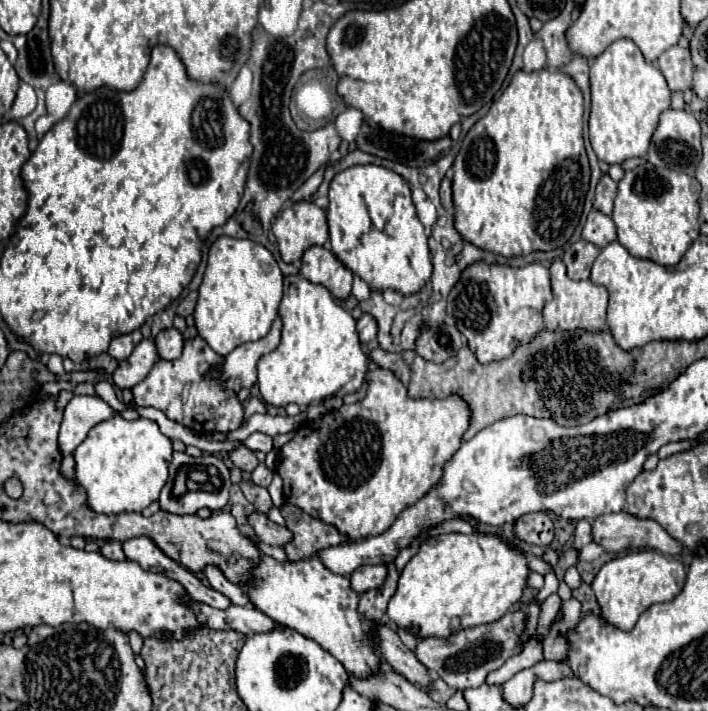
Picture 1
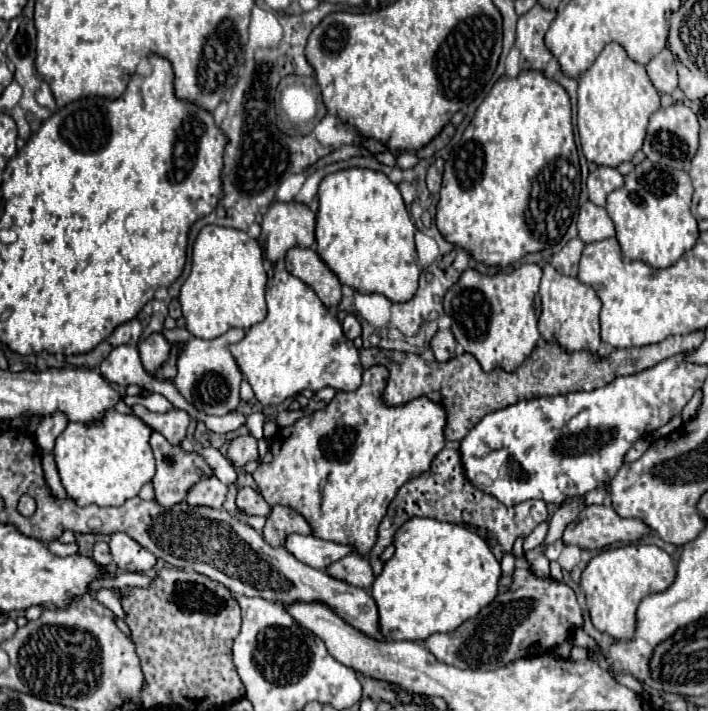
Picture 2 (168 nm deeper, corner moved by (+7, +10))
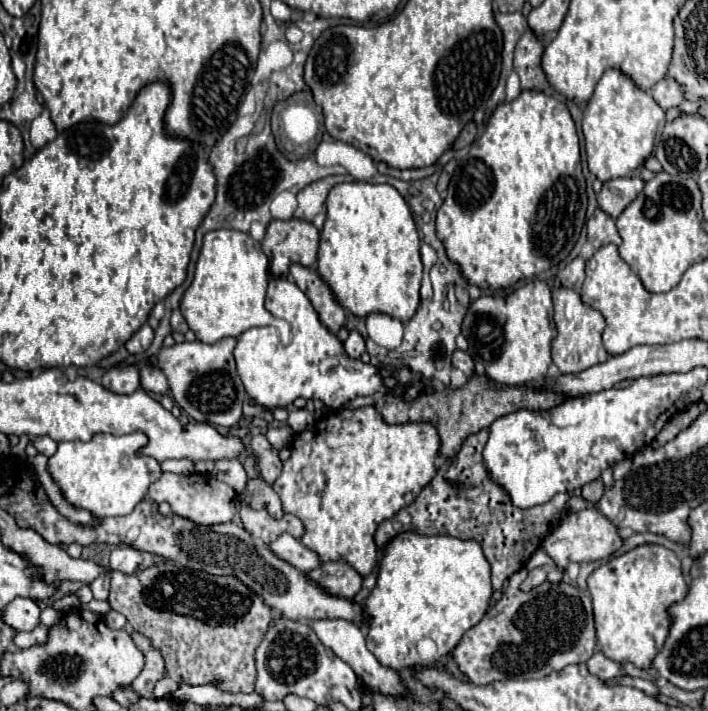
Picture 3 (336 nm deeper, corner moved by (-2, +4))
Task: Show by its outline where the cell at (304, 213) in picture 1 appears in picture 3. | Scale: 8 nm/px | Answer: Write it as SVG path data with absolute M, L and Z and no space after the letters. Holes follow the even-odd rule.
M271 220L267 234L261 242L263 252L269 258L273 276L289 276L289 266L299 262L313 266L319 248L319 230L305 220Z

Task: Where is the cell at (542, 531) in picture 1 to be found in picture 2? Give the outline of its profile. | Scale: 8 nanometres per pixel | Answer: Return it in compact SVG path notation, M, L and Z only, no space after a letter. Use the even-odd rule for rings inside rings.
M444 448L438 452L438 458L434 458L430 470L406 482L406 486L402 486L394 496L394 502L390 502L386 518L378 526L378 540L368 554L376 576L382 572L382 562L378 556L384 552L388 544L392 544L396 530L414 516L428 516L444 522L486 528L496 538L496 544L488 544L488 546L490 550L494 550L494 556L502 560L502 554L512 550L512 544L516 538L528 536L540 522L548 520L548 508L546 508L546 502L542 500L528 500L528 502L522 502L518 508L508 508L496 498L490 498L490 494L470 486L470 480L466 478L466 474L462 474L462 460L458 458L458 448Z

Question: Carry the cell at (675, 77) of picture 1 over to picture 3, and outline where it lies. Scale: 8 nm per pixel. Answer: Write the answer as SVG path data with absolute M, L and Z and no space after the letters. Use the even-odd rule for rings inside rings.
M663 78L659 80L651 90L651 96L655 98L655 102L667 110L673 106L679 106L683 102L683 88L673 80L673 78Z

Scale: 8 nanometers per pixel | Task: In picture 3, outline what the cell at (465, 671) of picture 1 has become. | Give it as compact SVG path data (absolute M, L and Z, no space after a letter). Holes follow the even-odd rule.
M525 568L515 572L509 578L509 588L503 598L475 628L467 630L461 642L451 650L457 668L475 684L547 676L569 664L587 662L595 652L597 638L591 596L565 582L543 582L541 586L523 592L521 582L525 578Z

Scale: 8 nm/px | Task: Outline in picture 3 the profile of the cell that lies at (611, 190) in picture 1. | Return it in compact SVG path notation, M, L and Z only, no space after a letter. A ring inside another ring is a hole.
M631 176L631 178L615 178L615 180L607 180L603 182L601 192L597 194L597 202L599 208L603 212L607 212L611 218L617 218L623 208L635 200L635 196L643 190L643 180L639 176Z

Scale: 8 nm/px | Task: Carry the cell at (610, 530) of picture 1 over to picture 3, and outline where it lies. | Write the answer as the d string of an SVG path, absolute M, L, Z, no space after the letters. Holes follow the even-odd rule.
M585 508L577 514L567 514L561 524L543 540L543 550L555 560L559 568L567 568L569 562L591 562L609 558L613 552L617 552L623 546L623 538L619 536L615 524L605 518L597 508Z

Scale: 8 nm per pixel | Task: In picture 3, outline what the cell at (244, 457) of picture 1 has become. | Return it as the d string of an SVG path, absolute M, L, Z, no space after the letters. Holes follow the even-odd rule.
M253 436L251 438L251 444L249 444L253 456L255 456L255 462L259 466L259 474L265 482L273 484L275 478L279 476L281 472L281 460L277 456L277 452L273 450L273 446L269 444L269 440L265 436Z

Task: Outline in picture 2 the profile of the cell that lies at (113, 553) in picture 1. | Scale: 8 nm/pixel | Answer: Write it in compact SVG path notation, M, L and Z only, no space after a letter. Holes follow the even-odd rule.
M98 542L98 544L94 546L94 556L92 556L92 560L94 560L98 566L102 566L102 568L110 566L112 558L110 558L110 550L108 550L108 544L104 544L104 542Z

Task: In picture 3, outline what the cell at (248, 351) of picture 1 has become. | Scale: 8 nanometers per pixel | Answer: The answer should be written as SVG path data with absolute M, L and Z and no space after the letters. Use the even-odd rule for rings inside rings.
M223 338L217 344L203 344L199 340L181 342L171 348L161 348L159 354L151 358L151 362L165 372L175 402L193 420L231 428L243 416L243 402L247 398L247 392L237 374L233 358L235 344L235 338Z

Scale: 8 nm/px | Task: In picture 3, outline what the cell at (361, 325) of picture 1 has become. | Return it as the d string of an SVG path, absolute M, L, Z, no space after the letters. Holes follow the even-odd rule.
M351 332L349 338L345 340L345 352L351 356L351 358L359 358L363 352L365 352L365 340L359 332Z

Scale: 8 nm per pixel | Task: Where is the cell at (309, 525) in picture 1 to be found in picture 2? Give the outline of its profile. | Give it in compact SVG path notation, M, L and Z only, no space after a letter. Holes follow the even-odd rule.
M274 506L272 512L266 516L266 524L262 530L264 540L270 546L282 546L284 538L294 532L310 534L312 528L296 510L288 508L288 506Z

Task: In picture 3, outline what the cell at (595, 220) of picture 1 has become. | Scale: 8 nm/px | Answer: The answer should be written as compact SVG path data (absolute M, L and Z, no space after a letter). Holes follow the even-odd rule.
M601 208L595 210L595 214L587 220L587 234L589 234L589 242L595 248L603 248L607 244L621 244L621 236L615 228L615 220L611 216L607 216Z

